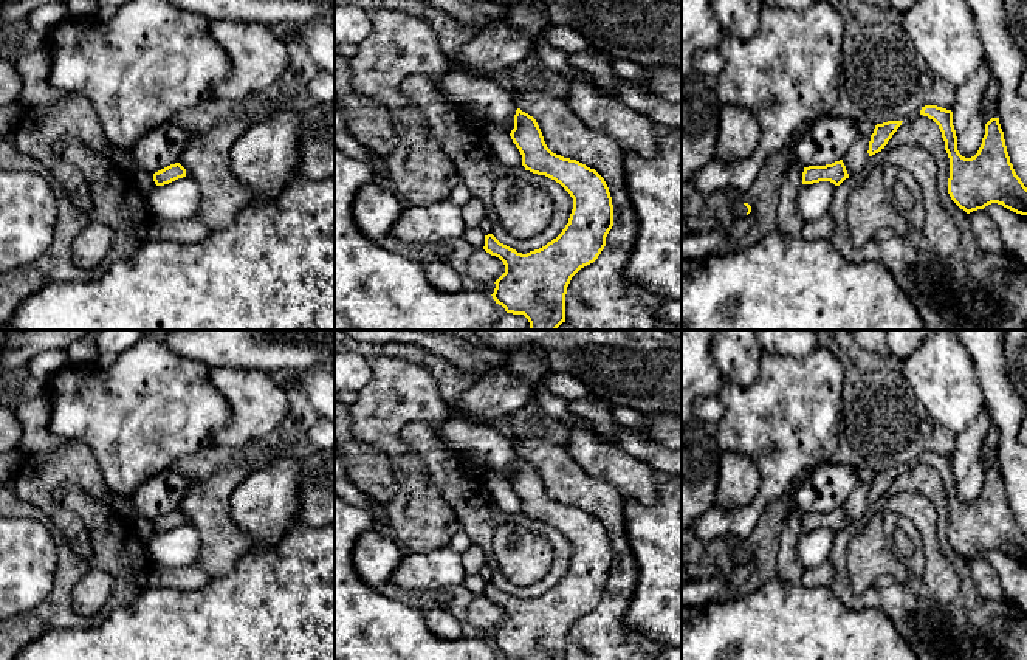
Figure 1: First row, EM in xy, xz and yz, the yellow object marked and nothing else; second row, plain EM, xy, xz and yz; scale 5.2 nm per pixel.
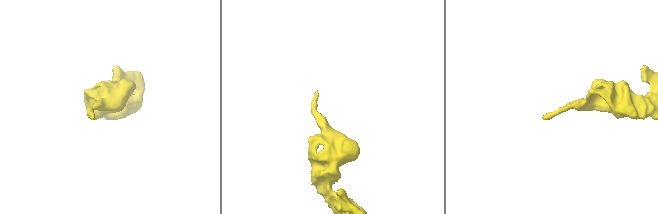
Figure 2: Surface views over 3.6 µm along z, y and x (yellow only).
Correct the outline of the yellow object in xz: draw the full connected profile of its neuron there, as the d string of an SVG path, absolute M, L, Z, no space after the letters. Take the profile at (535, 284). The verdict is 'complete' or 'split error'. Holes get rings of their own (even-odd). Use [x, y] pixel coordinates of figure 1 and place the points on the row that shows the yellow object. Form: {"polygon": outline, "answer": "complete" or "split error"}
{"polygon": "M516 110L510 133L522 166L559 183L573 198L562 232L527 254L485 235L483 249L499 257L505 273L491 294L507 313L524 315L530 330L556 330L565 322L565 294L572 277L593 263L613 226L613 205L604 178L586 164L553 153L533 116Z", "answer": "complete"}

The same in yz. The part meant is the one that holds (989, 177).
{"polygon": "M925 105L920 115L933 119L942 132L950 158L948 194L960 209L970 214L998 203L1016 214L1027 215L1027 187L1010 163L999 118L991 118L985 124L977 153L965 158L957 150L951 110Z", "answer": "complete"}

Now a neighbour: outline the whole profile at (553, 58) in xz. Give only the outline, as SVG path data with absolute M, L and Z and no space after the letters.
M545 33L536 34L531 39L531 53L550 70L561 74L564 79L579 77L579 73L570 65L568 53L553 46Z

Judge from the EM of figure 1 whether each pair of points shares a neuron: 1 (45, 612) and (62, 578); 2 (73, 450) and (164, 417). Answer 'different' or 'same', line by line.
1: same
2: different

